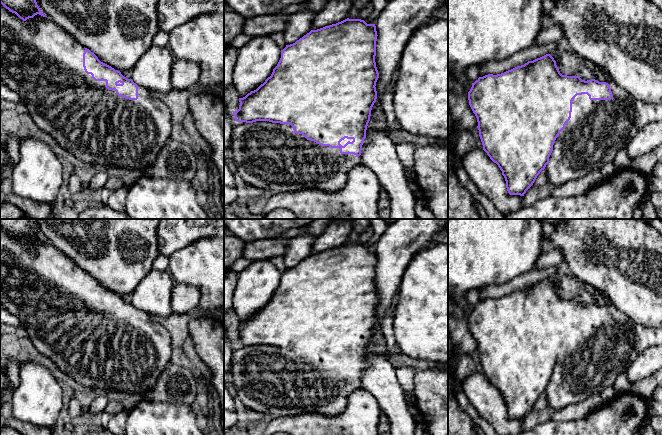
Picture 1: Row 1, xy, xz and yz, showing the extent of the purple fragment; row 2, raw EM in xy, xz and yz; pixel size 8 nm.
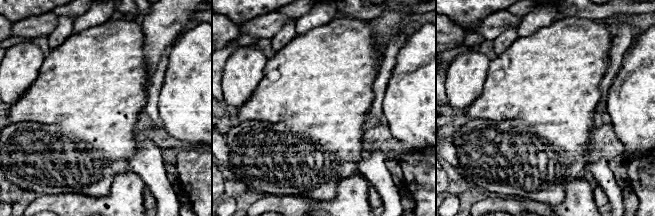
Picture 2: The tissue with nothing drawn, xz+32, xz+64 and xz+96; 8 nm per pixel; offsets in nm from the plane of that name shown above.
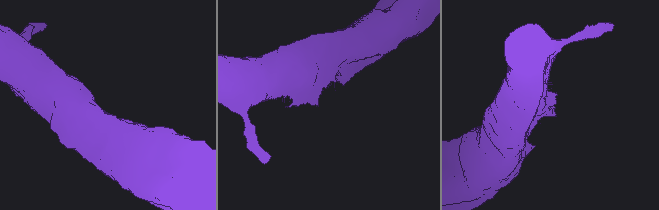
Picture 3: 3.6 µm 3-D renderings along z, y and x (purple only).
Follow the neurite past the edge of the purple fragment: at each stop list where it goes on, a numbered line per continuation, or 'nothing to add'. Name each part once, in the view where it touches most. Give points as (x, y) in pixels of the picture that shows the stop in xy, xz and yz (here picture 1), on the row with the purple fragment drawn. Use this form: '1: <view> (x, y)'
1: xz (269, 156)

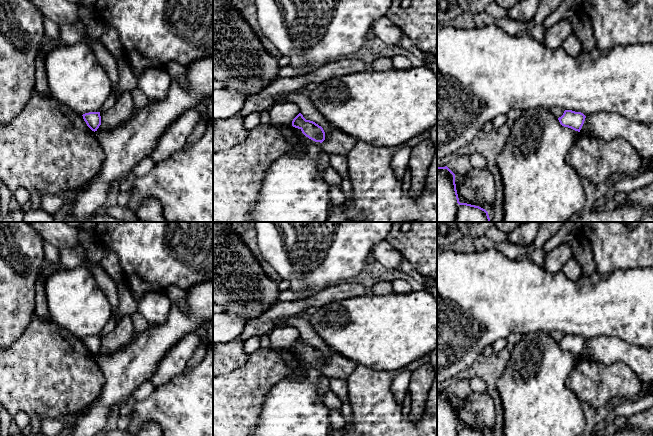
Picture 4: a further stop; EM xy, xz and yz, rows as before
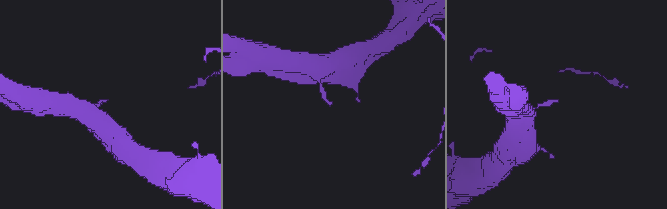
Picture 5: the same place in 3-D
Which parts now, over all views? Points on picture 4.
nothing to add

